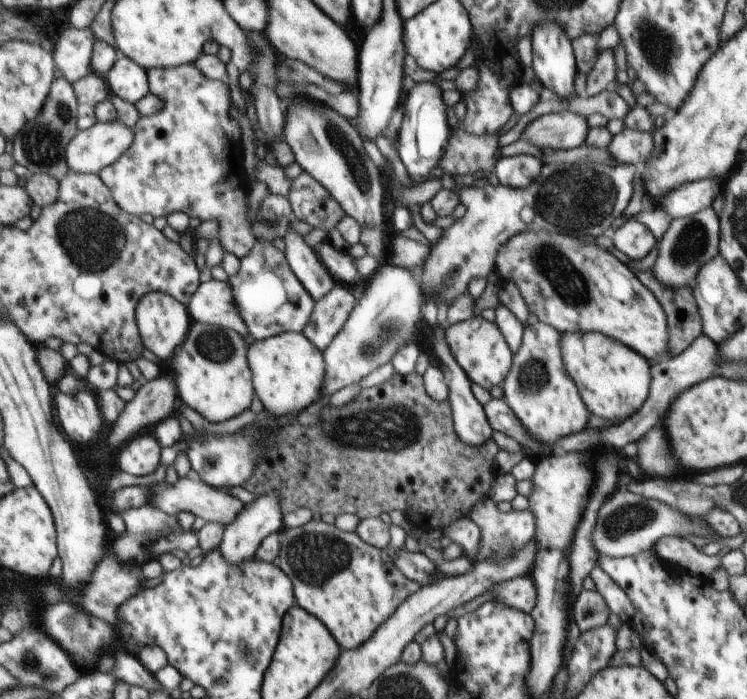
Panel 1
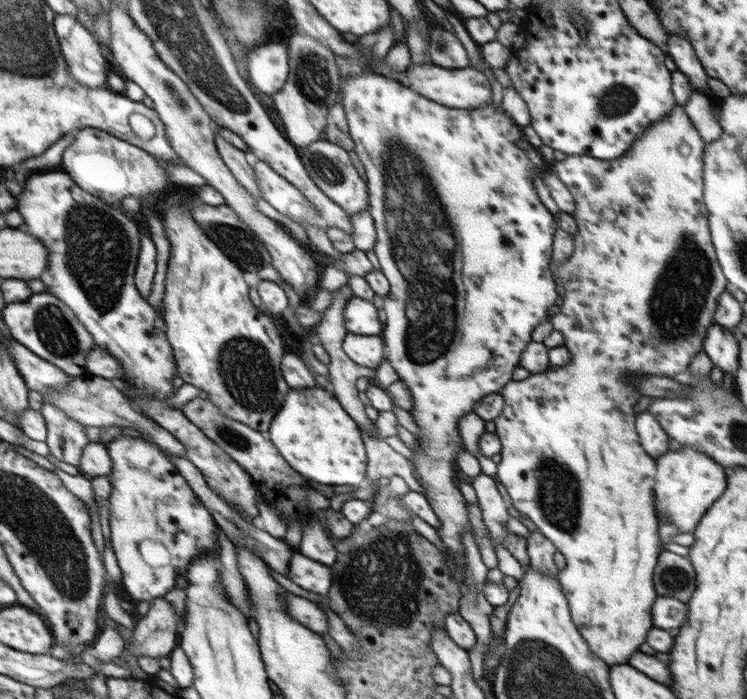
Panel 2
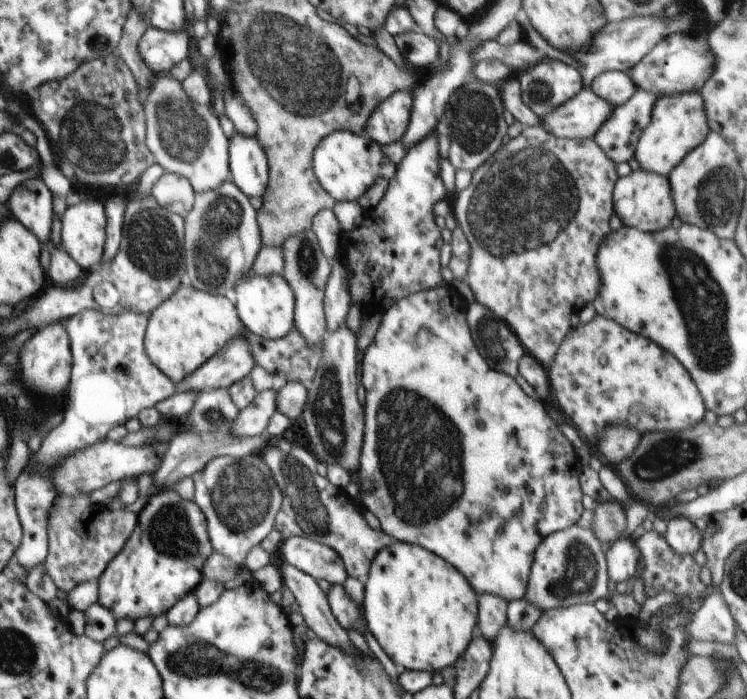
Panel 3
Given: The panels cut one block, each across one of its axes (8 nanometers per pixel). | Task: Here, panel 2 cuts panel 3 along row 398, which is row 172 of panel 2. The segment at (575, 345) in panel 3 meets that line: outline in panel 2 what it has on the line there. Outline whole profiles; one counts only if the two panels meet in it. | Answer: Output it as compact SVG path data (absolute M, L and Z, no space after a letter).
M677 104L670 114L658 122L653 122L640 135L632 145L632 149L624 153L624 158L620 156L616 160L600 160L584 155L567 155L563 160L554 163L554 172L576 201L572 216L577 222L578 232L573 235L575 247L572 256L558 267L558 272L554 275L560 285L564 286L566 293L562 300L561 312L550 317L550 322L554 329L563 334L564 346L572 358L566 366L550 364L544 372L531 374L524 380L507 382L500 392L505 404L503 411L493 420L496 425L495 433L502 445L501 460L497 465L498 480L506 487L513 507L530 519L540 533L552 542L557 552L565 557L566 565L556 577L566 595L572 621L592 652L596 652L596 656L600 657L609 668L614 664L628 664L628 654L638 652L638 646L646 642L644 640L647 637L646 632L654 627L650 618L651 608L658 596L653 585L653 570L662 552L654 493L657 462L644 452L638 442L635 420L639 414L637 402L642 394L633 382L632 384L626 382L624 372L630 372L632 375L650 374L656 377L662 375L676 381L687 381L690 363L695 354L703 350L705 334L714 322L719 296L731 288L722 272L711 241L708 211L703 197L704 146L698 129L684 112L683 105Z

